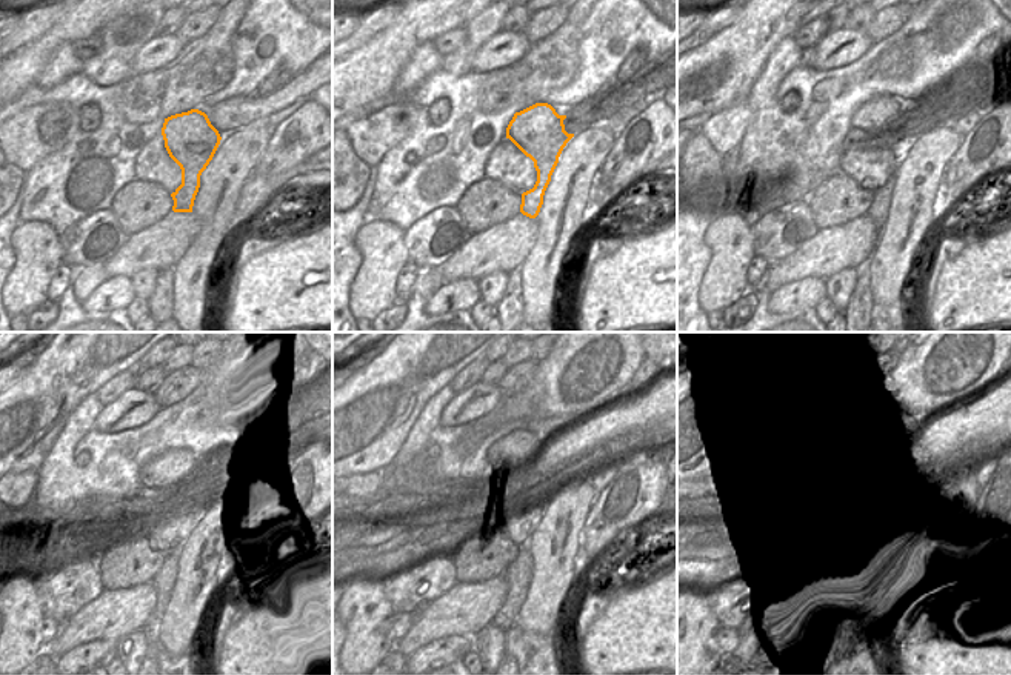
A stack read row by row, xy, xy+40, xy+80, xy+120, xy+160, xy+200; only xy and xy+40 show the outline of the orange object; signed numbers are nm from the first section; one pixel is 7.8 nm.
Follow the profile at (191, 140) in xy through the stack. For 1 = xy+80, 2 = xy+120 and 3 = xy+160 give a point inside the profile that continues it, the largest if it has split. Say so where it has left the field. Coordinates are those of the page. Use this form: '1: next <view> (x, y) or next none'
1: next xy+80 (877, 114)
2: next xy+120 (165, 469)
3: next xy+160 (511, 451)

